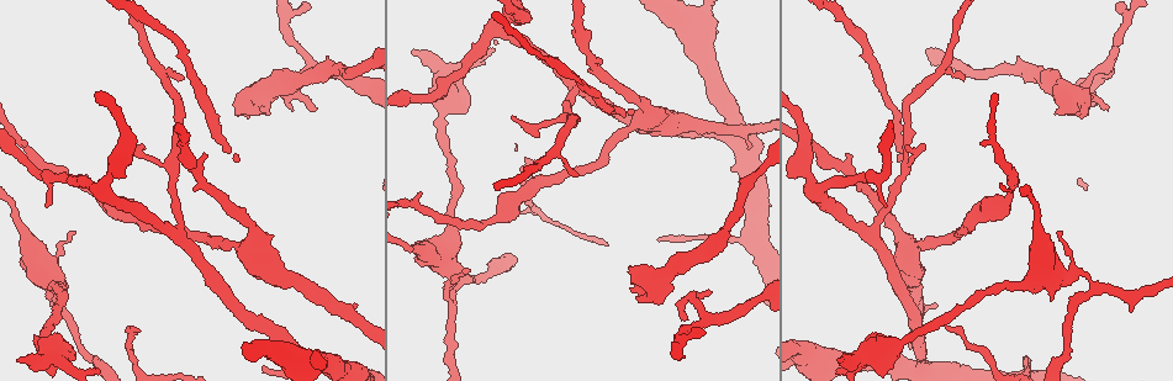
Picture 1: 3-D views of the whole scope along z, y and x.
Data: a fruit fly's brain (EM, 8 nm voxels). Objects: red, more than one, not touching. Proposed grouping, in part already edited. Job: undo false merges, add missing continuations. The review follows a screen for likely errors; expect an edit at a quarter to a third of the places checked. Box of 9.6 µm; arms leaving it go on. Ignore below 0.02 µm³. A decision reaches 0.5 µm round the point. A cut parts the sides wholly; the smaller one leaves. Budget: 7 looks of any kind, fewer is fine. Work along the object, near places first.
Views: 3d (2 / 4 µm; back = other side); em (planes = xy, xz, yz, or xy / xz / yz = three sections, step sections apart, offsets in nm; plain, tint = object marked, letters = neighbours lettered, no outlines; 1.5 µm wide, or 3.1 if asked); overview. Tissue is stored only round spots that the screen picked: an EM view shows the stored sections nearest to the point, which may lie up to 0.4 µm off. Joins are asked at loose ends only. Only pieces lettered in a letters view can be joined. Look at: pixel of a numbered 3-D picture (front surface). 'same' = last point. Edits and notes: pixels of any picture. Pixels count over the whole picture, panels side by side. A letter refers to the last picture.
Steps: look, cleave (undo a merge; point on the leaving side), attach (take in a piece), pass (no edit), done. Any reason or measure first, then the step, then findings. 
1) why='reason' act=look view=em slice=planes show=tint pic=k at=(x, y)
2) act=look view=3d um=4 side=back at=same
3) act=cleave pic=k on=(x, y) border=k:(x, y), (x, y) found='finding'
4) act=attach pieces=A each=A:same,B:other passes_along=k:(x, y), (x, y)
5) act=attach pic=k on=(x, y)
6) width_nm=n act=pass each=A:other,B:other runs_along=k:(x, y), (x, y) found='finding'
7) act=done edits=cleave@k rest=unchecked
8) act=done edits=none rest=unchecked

act=look view=3d um=2 pic=1 at=(237, 160)

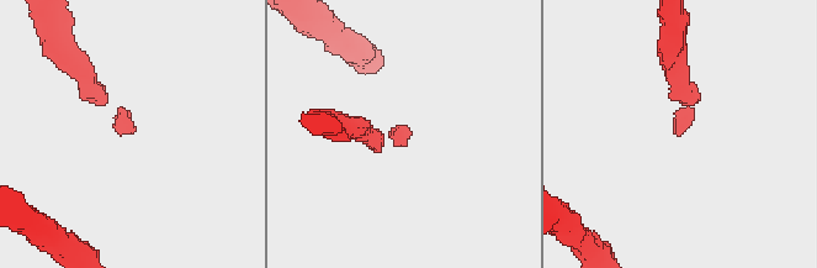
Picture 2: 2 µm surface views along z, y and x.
why='shape alone is not enough' act=look view=em slice=yz step=8 show=letters pic=2 at=(681, 132)

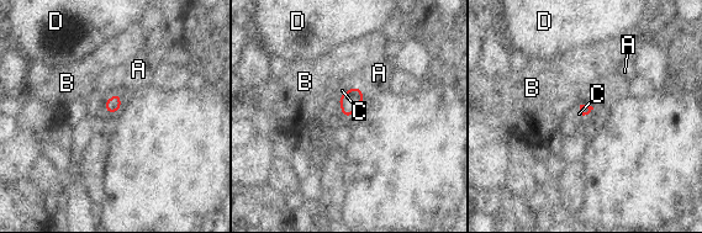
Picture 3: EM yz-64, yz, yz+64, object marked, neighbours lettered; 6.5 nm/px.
why='another direction' act=look view=em slice=planes show=letters at=same

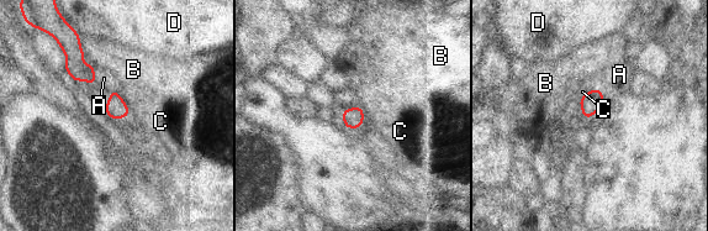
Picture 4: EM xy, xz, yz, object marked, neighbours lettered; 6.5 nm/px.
longest_contact=B:240nm act=pass each=A:other,B:other,C:other,D:other found='none of them fits'

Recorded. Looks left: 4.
why='an open end' act=look view=3d um=4 pic=1 at=(251, 114)

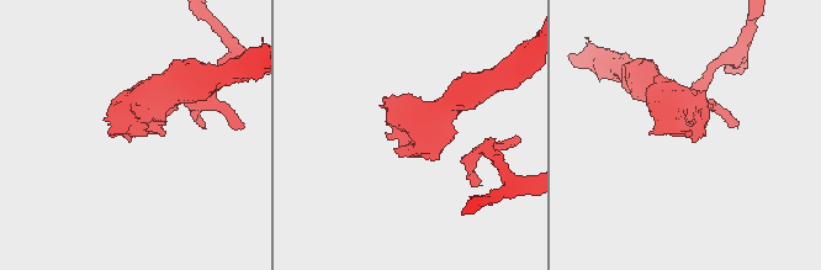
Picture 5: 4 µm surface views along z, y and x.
why='need the tissue' act=look view=em slice=planes show=plain pic=5 at=(407, 143)

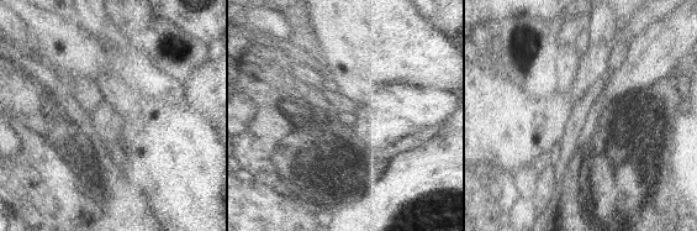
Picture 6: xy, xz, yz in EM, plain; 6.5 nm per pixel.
act=look view=em slice=planes show=letters at=same

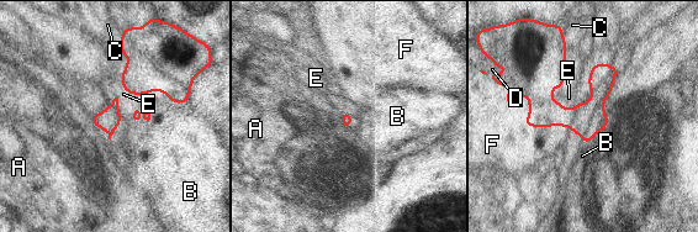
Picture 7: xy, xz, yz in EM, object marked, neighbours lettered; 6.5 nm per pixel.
act=pass each=A:other,B:other,C:other,D:other,E:other,F:other border=7:(551, 89), (565, 109), (581, 101) found='no lettered piece goes on from it'

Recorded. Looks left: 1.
act=done edits=none rest=unchecked

